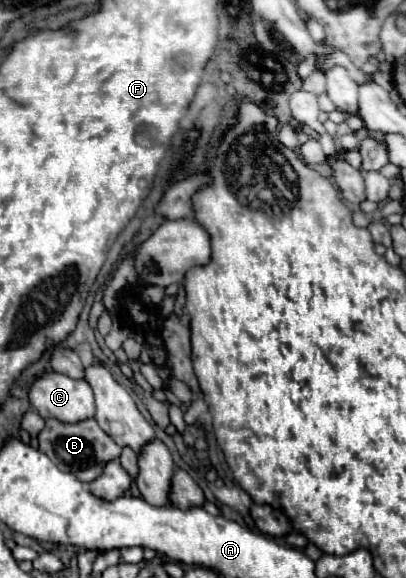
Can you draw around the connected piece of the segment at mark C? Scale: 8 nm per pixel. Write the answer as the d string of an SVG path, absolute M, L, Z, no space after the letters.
M55 371L45 373L33 383L29 391L29 401L43 419L79 423L95 417L93 391L87 381L75 381Z

